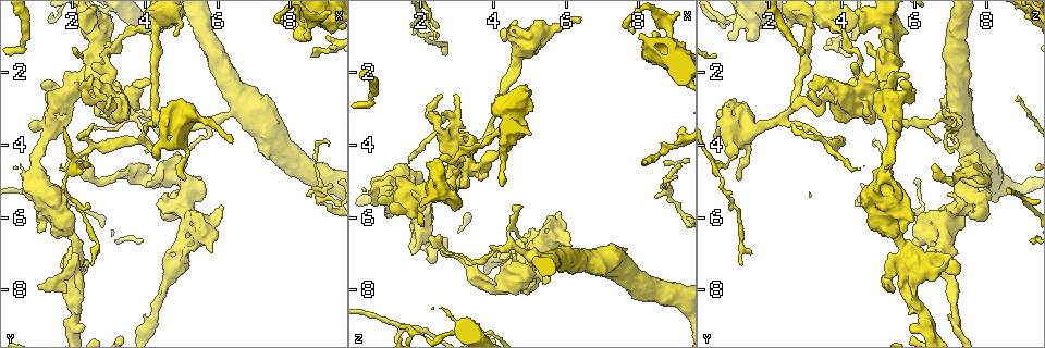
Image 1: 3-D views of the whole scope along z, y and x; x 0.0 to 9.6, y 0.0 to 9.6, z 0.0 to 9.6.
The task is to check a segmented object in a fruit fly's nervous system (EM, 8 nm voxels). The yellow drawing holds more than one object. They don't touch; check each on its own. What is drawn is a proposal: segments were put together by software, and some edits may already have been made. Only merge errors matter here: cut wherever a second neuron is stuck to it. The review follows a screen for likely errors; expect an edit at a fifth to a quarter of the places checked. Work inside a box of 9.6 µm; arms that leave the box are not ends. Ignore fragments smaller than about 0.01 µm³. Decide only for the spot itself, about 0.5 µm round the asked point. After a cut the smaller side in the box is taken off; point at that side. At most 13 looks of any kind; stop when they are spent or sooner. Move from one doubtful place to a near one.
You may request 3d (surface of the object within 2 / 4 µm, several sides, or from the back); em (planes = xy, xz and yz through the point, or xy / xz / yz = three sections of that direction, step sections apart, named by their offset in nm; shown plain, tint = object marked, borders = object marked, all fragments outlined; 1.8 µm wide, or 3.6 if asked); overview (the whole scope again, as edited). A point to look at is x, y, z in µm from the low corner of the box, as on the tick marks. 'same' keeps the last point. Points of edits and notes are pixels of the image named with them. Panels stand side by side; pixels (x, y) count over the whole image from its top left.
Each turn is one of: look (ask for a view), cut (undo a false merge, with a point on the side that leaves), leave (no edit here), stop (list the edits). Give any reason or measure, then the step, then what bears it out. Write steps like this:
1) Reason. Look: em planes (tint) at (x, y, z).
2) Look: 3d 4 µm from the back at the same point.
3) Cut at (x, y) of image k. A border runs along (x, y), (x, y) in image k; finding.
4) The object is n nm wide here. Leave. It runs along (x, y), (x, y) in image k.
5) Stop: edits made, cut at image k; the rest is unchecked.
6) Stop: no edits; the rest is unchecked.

Sudden change in width. Look: 3d 4 µm at (1.10, 4.70, 5.20).

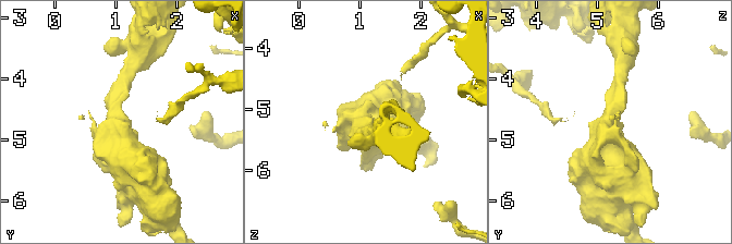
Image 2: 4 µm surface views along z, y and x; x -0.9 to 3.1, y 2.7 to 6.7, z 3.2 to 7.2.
Look: em planes (tint) at (1.00, 4.70, 5.15).

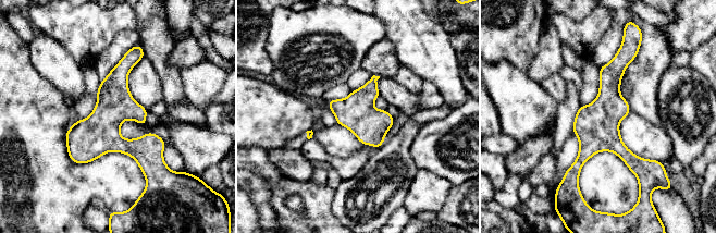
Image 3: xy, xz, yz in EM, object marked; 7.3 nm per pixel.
Leave. It runs along (625, 53), (575, 173) in image 3; all the same neuron.

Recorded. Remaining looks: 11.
Thick turns thin. Look: 3d 2 µm at (3.00, 1.90, 4.45).

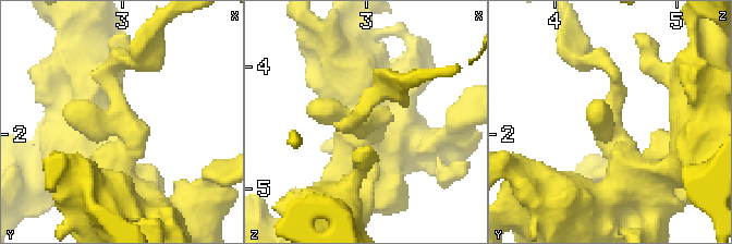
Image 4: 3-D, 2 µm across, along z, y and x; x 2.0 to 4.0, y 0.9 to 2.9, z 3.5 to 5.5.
Now the EM. Look: em planes (tint) at (2.98, 1.90, 4.50).

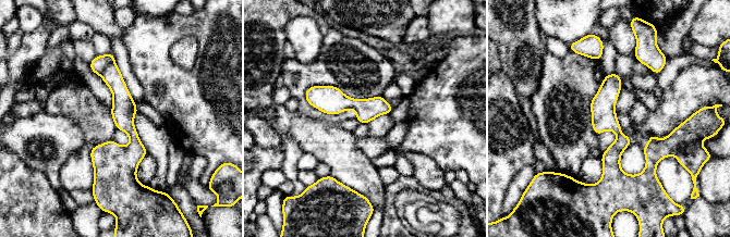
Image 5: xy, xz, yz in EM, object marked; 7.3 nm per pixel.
The object is 170 nm wide here. Cut at (99, 63) of image 5. A border runs along (113, 61), (99, 74) in image 5; a second neuron is stuck on.

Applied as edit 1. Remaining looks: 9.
Narrows sharply. Look: 3d 2 µm from the back at (0.55, 1.35, 2.80).

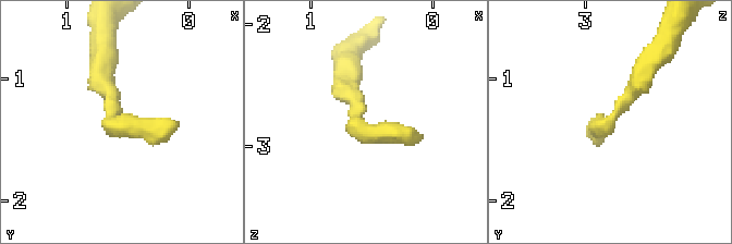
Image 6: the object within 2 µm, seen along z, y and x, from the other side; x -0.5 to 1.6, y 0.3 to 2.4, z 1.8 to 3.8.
Shape alone is not enough. Look: em planes (plain) at (0.62, 1.30, 2.80).

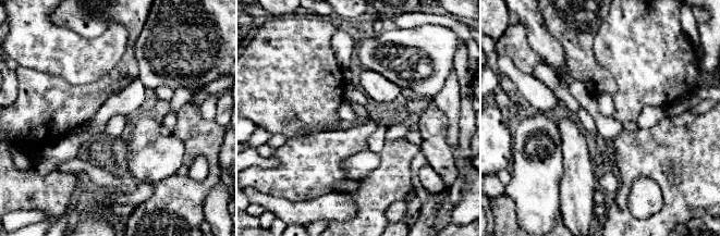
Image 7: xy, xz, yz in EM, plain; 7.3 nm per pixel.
Where the object lies. Look: em planes (tint) at the same point.

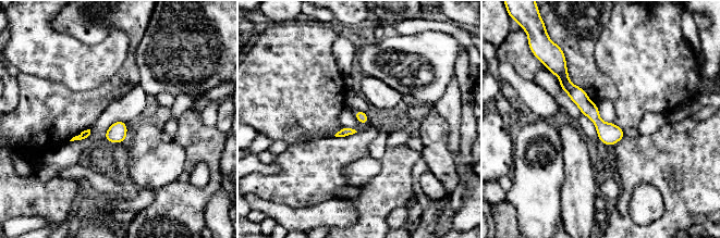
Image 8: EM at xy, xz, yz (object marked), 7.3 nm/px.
Leave. It runs along (562, 72), (564, 83), (615, 139) in image 8; continuous, no second neuron.

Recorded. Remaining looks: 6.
Narrows sharply. Look: em planes (tint) at (5.20, 5.95, 7.05).

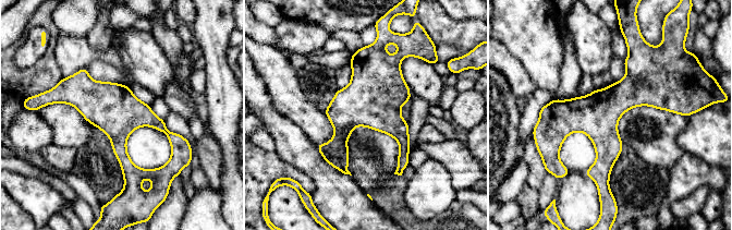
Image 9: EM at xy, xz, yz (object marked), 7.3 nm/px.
Leave. All the same neuron.

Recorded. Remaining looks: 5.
Abrupt turn. Look: em planes (tint) at (1.55, 7.85, 5.25).

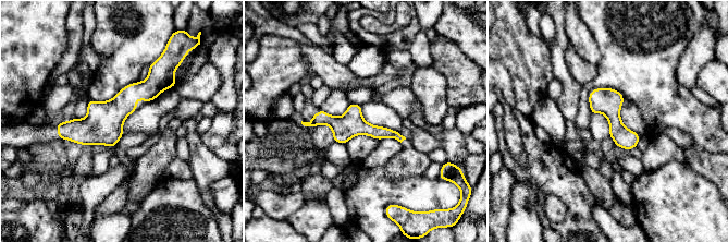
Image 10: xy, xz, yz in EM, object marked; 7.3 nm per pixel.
Leave. It runs along (156, 67), (99, 126), (61, 136) in image 10; one neuron here.

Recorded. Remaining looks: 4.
Stop: edits made, cut at image 5; the rest is unchecked.

